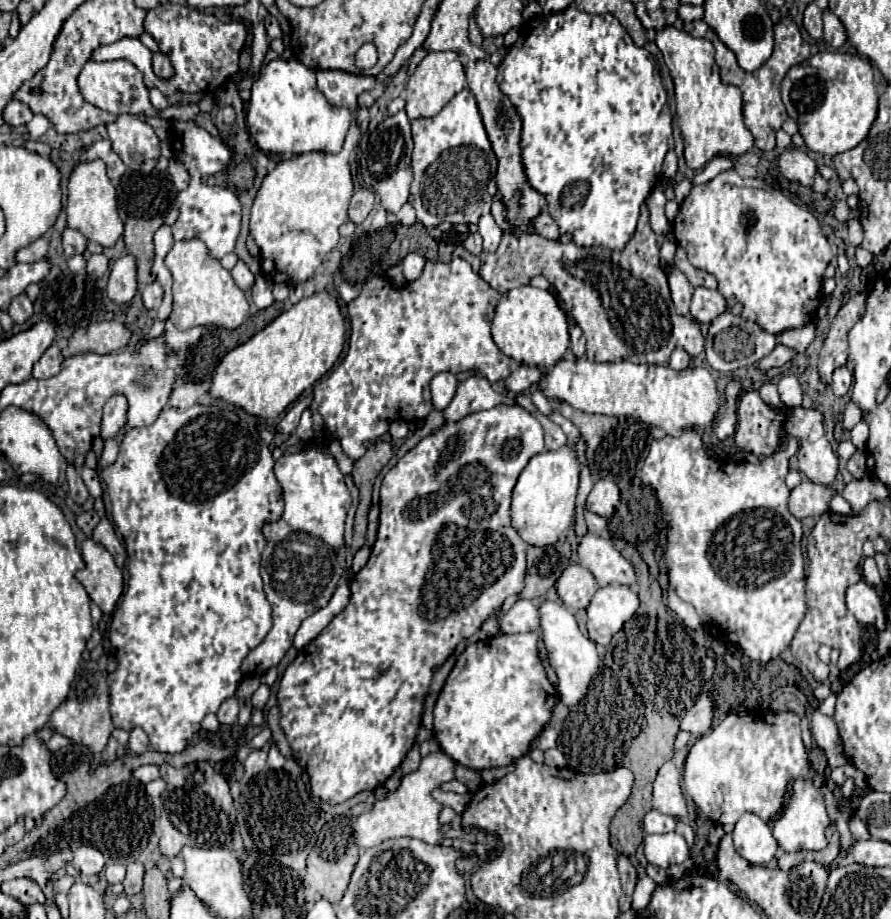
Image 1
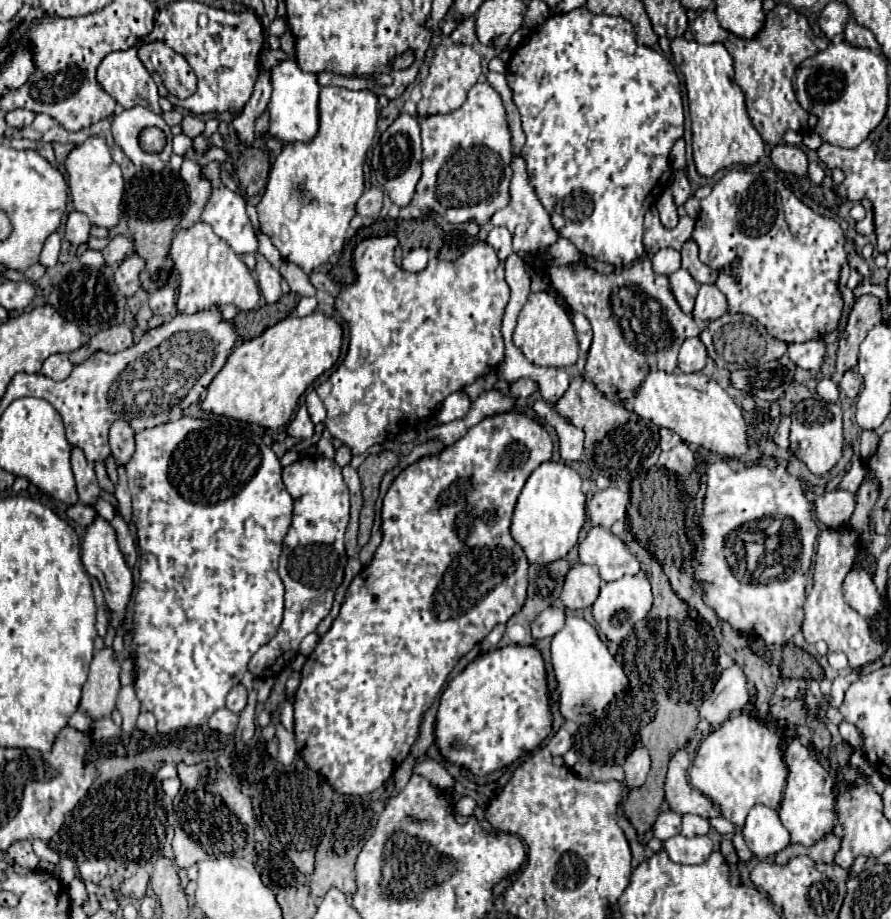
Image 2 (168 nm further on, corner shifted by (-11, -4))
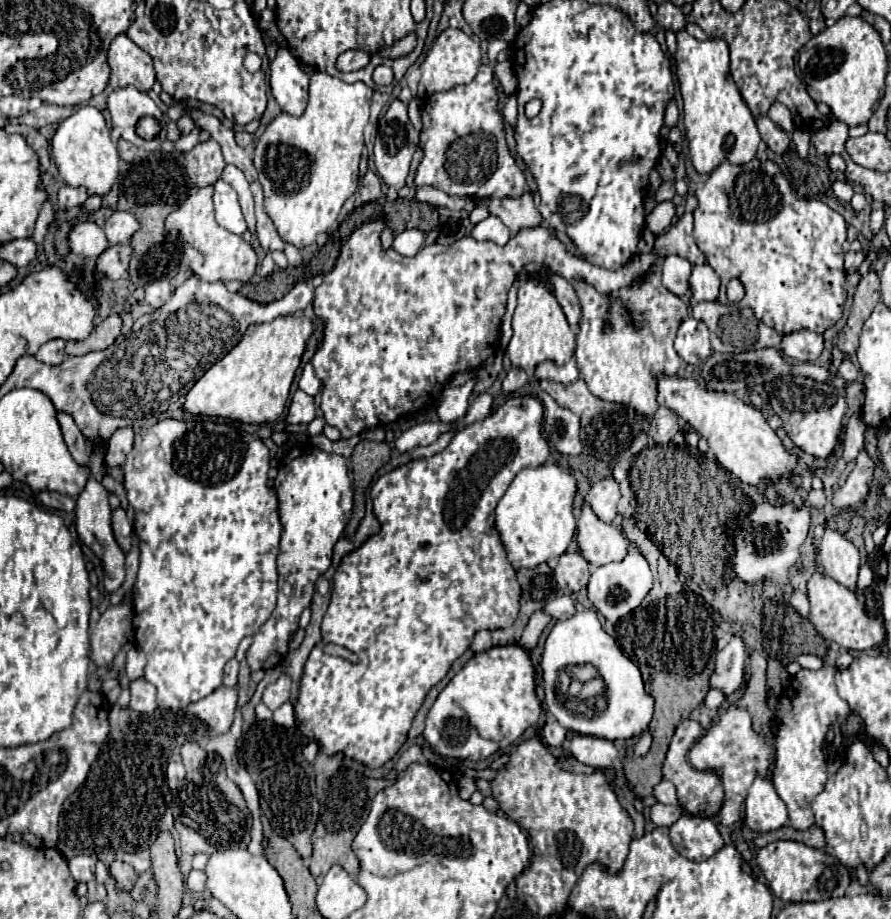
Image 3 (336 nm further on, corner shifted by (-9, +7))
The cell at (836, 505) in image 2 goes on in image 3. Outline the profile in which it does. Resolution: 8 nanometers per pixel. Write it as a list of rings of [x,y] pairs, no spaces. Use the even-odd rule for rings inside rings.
[[[865,449],[856,458],[856,469],[848,475],[846,483],[834,493],[832,505],[836,509],[848,509],[852,505],[858,505],[870,491],[872,477],[874,477],[874,461],[868,457]]]

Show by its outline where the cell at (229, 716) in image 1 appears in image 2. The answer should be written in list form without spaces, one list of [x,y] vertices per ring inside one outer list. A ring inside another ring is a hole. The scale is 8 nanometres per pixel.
[[[242,684],[234,686],[226,698],[226,708],[234,714],[240,714],[246,708],[246,688]]]

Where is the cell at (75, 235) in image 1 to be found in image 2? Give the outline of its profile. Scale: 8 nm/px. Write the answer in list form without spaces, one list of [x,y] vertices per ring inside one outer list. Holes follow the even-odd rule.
[[[72,212],[66,222],[66,240],[72,246],[86,244],[90,240],[90,220],[82,212]]]

